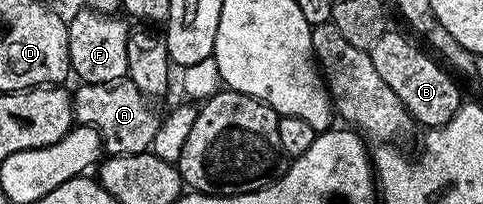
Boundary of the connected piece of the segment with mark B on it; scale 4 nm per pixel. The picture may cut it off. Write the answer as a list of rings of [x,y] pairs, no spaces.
[[[385,32],[367,52],[371,55],[371,63],[375,63],[375,71],[379,71],[379,76],[383,78],[383,83],[387,83],[387,87],[399,95],[399,103],[407,107],[418,126],[425,125],[426,130],[439,129],[460,111],[463,104],[460,87],[403,34]]]

